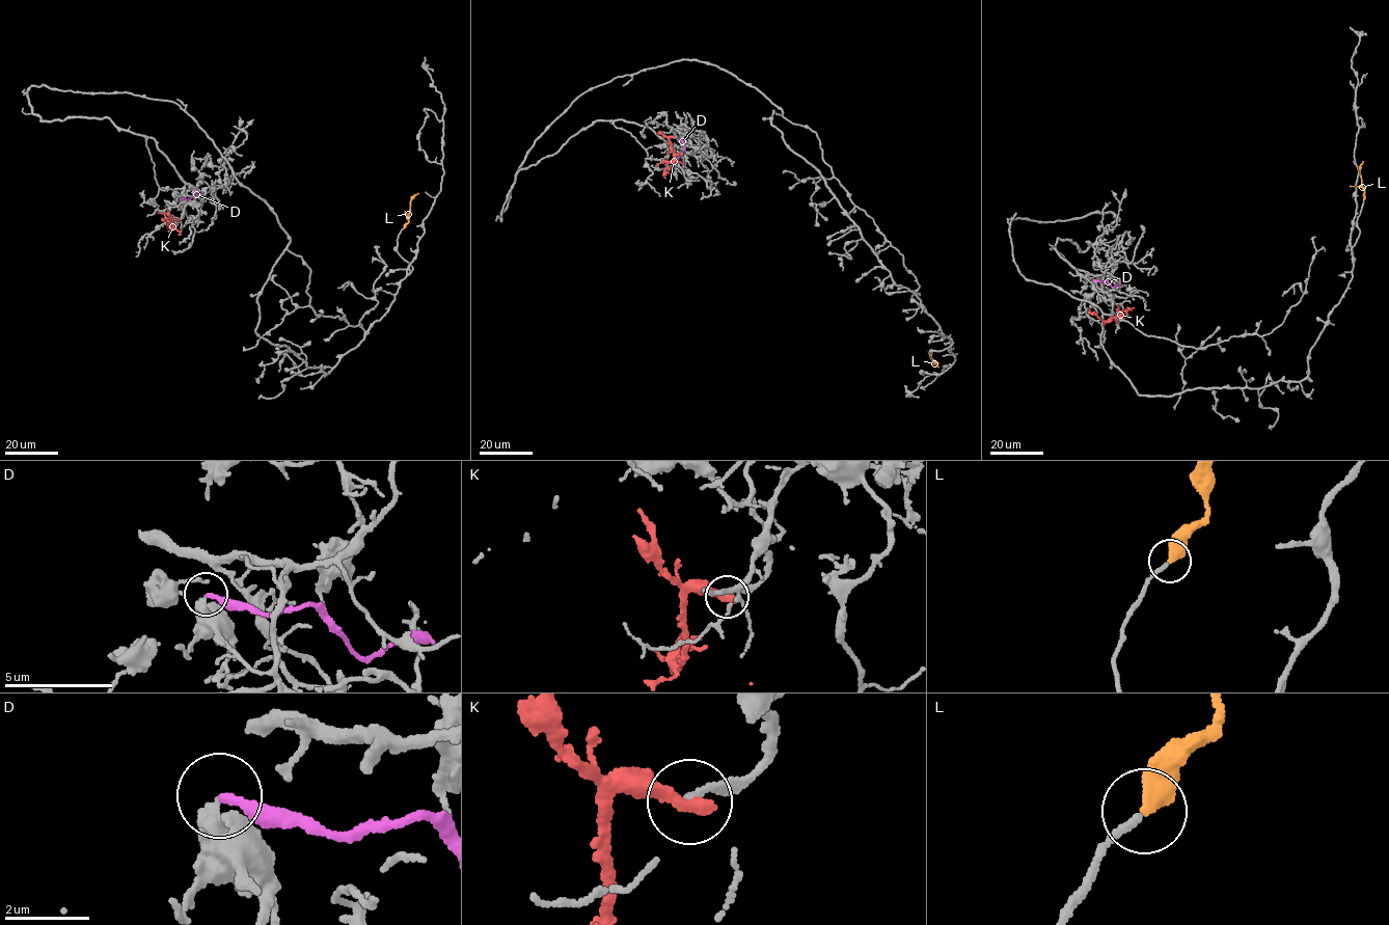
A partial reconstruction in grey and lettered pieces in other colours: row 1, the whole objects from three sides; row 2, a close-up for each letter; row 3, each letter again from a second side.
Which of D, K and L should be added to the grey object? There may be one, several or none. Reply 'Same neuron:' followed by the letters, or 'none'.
Same neuron: L

